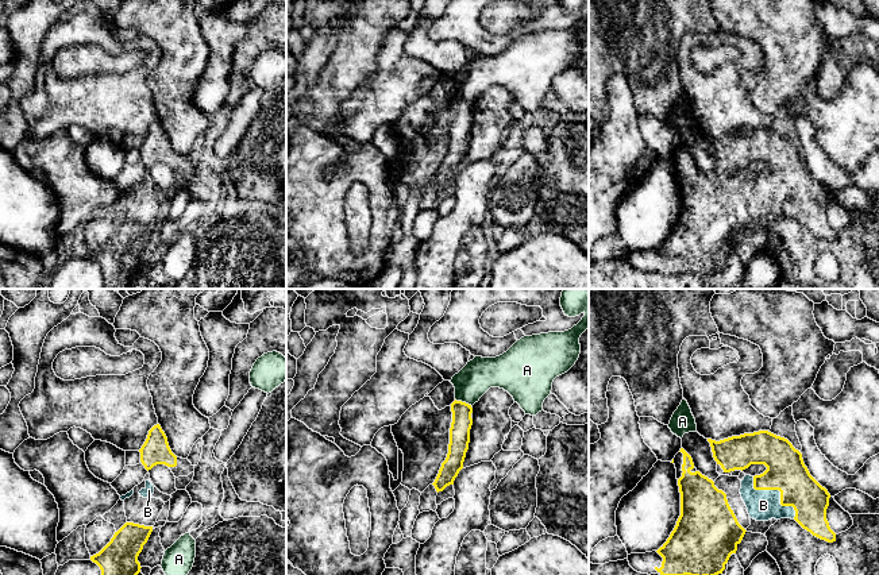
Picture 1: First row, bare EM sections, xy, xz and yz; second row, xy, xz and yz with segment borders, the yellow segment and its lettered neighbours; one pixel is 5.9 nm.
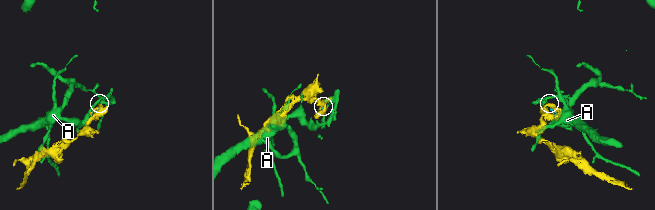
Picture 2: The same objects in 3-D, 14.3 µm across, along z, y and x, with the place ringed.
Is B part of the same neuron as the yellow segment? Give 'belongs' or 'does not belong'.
belongs

